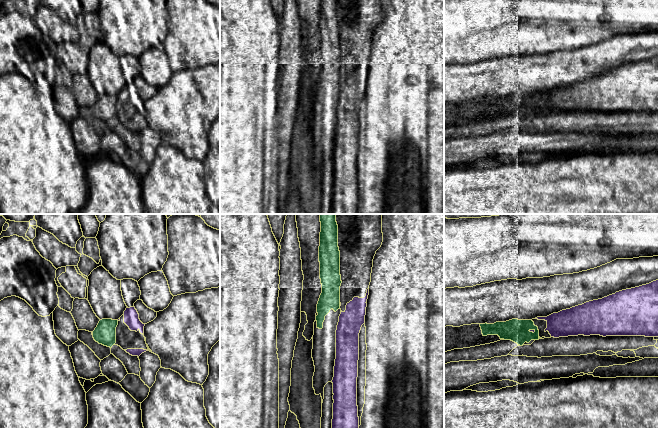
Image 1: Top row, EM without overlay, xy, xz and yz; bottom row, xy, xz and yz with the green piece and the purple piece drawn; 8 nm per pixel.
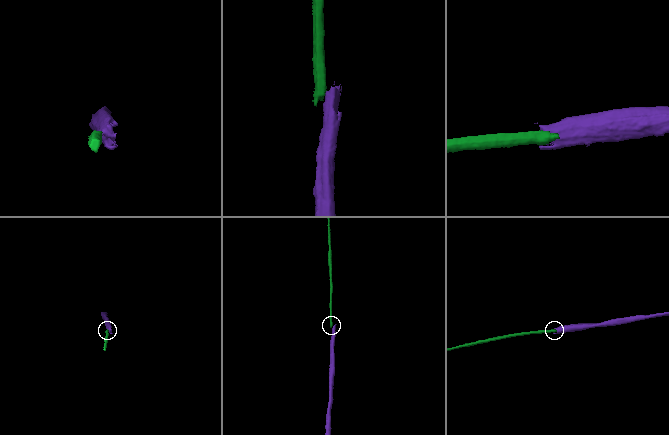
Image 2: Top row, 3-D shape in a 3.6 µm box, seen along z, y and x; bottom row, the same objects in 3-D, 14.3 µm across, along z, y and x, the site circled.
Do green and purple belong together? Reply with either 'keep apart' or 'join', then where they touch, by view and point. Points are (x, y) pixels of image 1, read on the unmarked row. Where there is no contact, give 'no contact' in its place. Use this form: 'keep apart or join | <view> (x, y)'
keep apart | yz (532, 105)

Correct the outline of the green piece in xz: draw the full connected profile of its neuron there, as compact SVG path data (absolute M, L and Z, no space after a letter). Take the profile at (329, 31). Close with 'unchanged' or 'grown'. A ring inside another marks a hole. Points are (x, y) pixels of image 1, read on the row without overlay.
M321 0L319 38L322 69L314 98L312 134L315 142L313 164L316 171L321 171L323 179L324 163L334 153L336 106L341 90L337 0Z; grown

